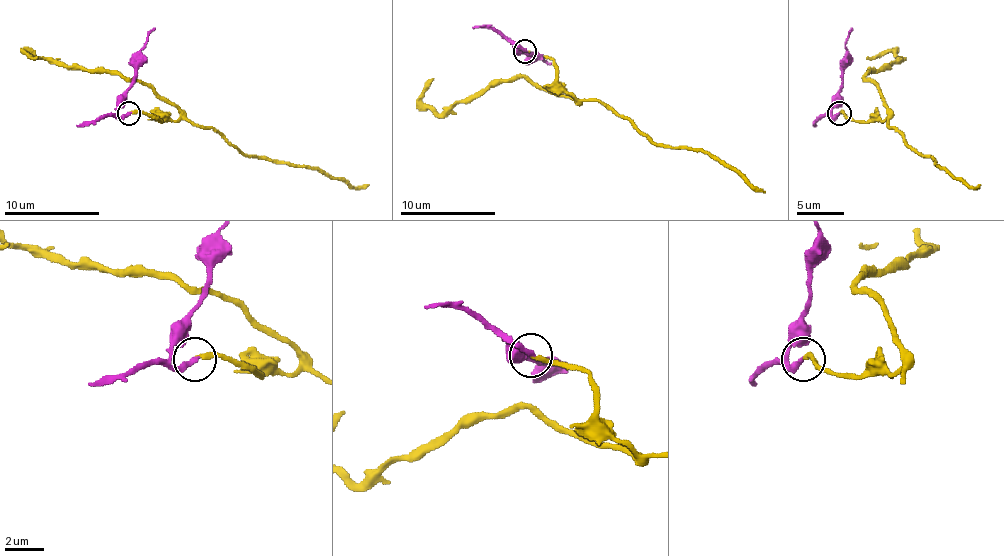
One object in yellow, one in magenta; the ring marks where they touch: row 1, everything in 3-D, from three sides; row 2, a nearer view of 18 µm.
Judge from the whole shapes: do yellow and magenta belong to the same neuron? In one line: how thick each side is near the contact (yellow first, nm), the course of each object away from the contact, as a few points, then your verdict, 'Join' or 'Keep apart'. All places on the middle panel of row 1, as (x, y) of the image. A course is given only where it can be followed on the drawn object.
Thickness 200 nm (yellow) against 280 nm. Course of yellow: (524, 51), (552, 61), (555, 80), (579, 99), (612, 106), (657, 144), (712, 154), (764, 192). Course of magenta: (524, 51), (550, 63). Join

